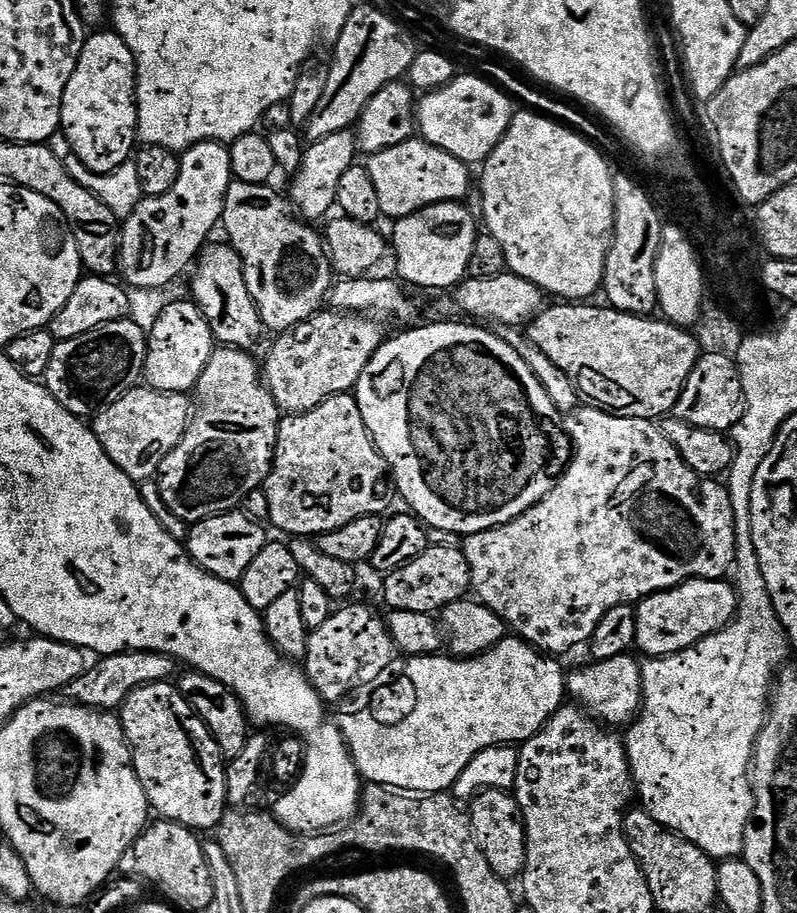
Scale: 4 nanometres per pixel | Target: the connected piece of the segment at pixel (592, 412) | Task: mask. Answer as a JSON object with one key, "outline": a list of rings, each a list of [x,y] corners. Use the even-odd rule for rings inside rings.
{"outline":[[[599,406],[581,407],[571,417],[570,439],[572,442],[572,459],[569,460],[563,476],[556,485],[533,508],[523,512],[518,518],[500,524],[490,530],[482,530],[478,534],[467,537],[463,541],[464,557],[470,566],[472,588],[480,603],[502,618],[509,629],[512,628],[519,639],[533,648],[539,648],[545,654],[568,652],[579,644],[587,645],[592,639],[598,622],[602,622],[602,614],[606,610],[614,610],[614,606],[630,604],[639,605],[647,596],[656,592],[667,592],[669,588],[677,588],[688,580],[723,580],[729,575],[736,559],[734,554],[734,510],[730,510],[730,494],[727,487],[719,479],[700,476],[678,454],[676,447],[669,442],[659,423],[633,416],[618,416]]]}

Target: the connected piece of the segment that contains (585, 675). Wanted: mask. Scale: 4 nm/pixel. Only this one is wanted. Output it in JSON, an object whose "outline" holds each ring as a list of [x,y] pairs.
{"outline":[[[625,654],[609,660],[597,660],[589,663],[589,668],[569,671],[566,676],[566,692],[589,717],[595,718],[601,725],[627,725],[639,713],[642,703],[640,690],[640,664],[635,655]]]}

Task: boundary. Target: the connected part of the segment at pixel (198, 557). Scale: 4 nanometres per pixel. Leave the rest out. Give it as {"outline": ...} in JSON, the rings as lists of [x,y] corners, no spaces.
{"outline":[[[243,510],[223,512],[205,520],[197,520],[188,529],[186,547],[192,561],[202,570],[223,580],[238,582],[246,574],[246,566],[254,562],[258,550],[270,543],[269,529],[258,520],[252,520]]]}

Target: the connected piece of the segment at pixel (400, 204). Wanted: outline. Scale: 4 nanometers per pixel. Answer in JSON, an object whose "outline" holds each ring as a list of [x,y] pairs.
{"outline":[[[413,138],[398,146],[390,146],[390,150],[371,153],[367,157],[366,167],[378,194],[380,215],[384,218],[389,216],[389,221],[392,222],[406,218],[431,204],[467,201],[474,184],[474,176],[468,173],[471,172],[469,165],[423,138]]]}

